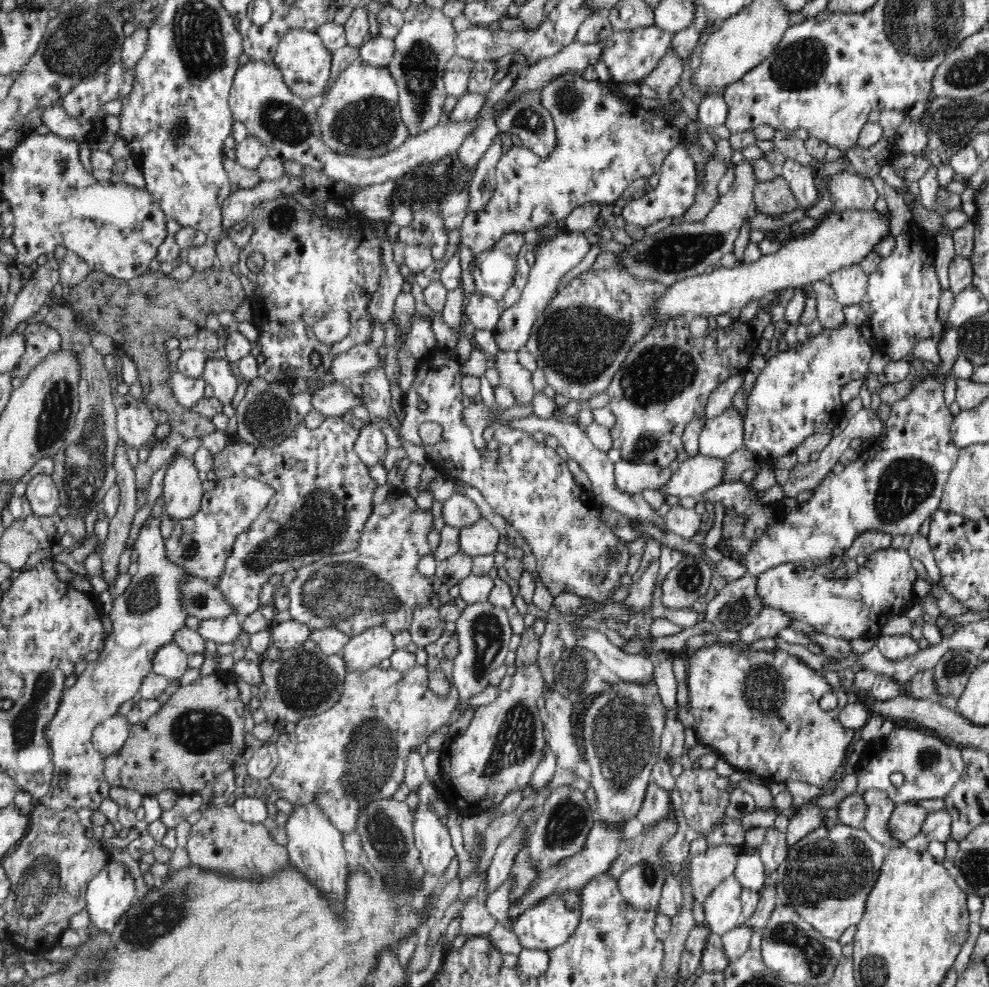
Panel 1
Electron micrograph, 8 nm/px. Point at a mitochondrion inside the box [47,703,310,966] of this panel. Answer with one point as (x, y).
(154, 920)

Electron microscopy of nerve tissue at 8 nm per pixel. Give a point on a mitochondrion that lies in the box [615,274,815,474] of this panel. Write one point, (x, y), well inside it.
(655, 375)

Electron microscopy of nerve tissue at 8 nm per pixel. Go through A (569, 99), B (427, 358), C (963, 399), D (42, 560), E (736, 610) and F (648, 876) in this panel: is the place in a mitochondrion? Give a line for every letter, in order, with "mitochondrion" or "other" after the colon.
A: mitochondrion
B: other
C: other
D: other
E: mitochondrion
F: mitochondrion

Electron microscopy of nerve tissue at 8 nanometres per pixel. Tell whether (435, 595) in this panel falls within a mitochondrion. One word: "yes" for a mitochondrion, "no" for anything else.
no

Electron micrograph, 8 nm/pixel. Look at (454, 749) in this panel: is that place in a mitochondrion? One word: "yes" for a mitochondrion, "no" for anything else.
no

